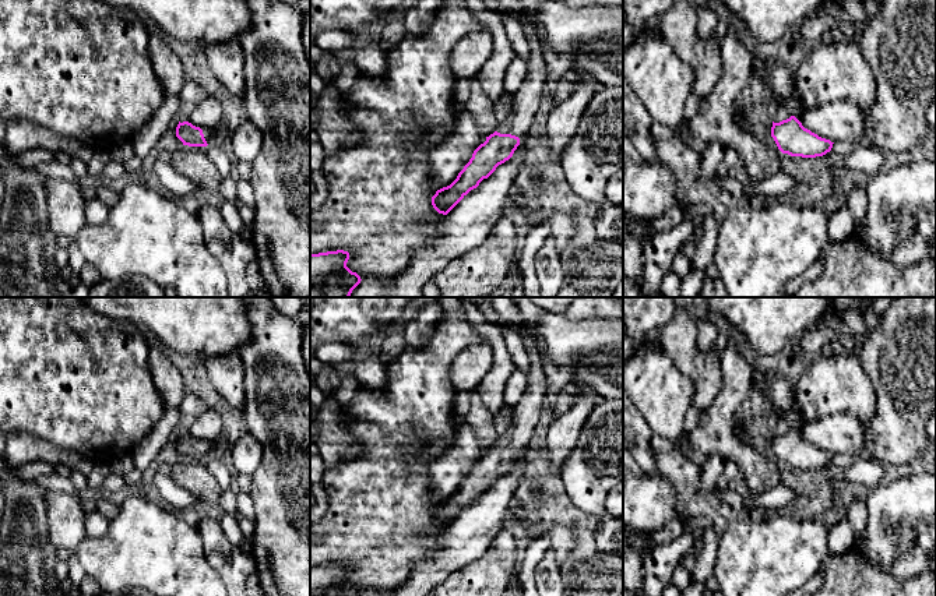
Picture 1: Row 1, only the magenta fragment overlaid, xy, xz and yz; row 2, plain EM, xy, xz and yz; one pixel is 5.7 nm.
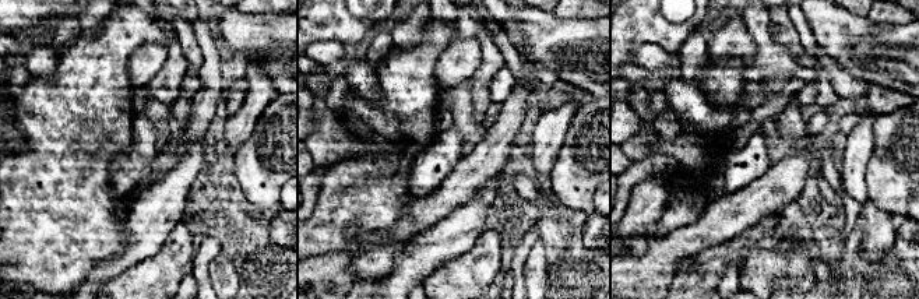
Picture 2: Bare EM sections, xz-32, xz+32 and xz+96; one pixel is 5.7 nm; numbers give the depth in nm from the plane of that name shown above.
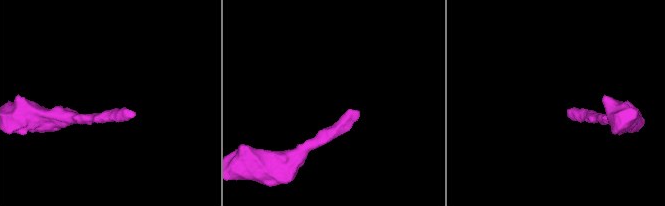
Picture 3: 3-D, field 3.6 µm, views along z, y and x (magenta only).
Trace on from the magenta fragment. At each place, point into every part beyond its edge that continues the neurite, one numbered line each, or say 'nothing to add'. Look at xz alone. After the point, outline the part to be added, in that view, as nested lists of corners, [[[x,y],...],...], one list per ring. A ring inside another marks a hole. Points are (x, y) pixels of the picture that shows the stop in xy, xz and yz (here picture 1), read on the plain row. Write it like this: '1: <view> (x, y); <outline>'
1: xz (525, 415); [[[527,391],[522,398],[513,406],[510,424],[504,434],[499,435],[496,444],[515,449],[534,447],[534,430],[550,395]]]

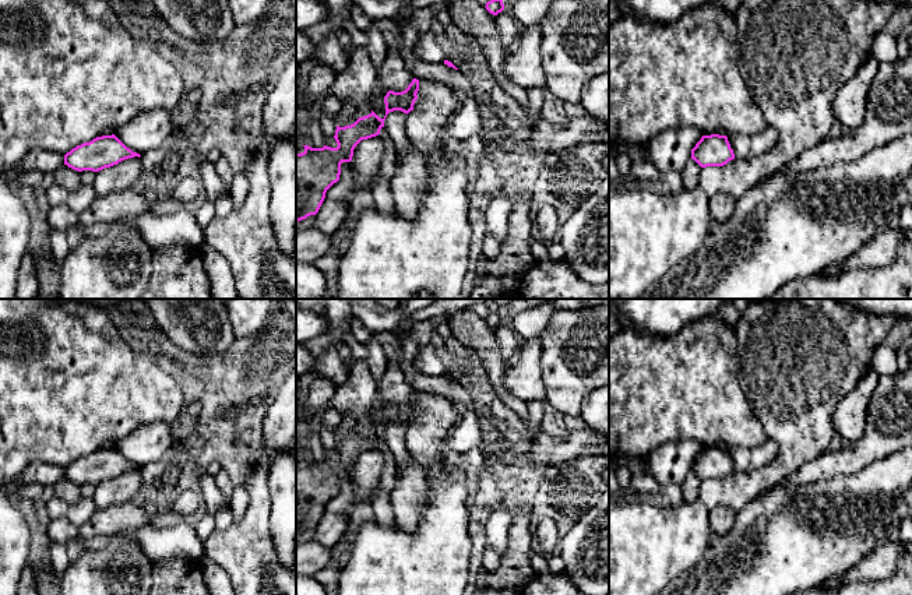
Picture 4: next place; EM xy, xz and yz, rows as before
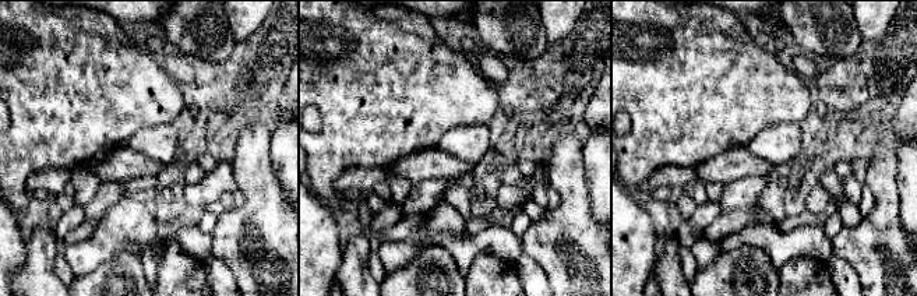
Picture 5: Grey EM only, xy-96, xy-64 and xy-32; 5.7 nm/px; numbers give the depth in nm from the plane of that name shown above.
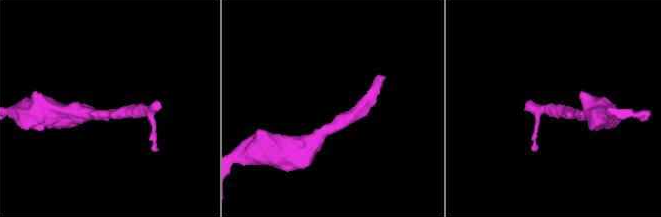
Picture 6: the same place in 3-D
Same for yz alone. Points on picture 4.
nothing to add

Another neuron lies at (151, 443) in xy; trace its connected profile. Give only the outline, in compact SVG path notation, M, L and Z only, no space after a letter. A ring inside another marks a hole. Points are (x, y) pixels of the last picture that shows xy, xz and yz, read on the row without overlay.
M152 422L140 426L120 440L115 448L133 465L140 468L161 461L179 443L177 426Z

